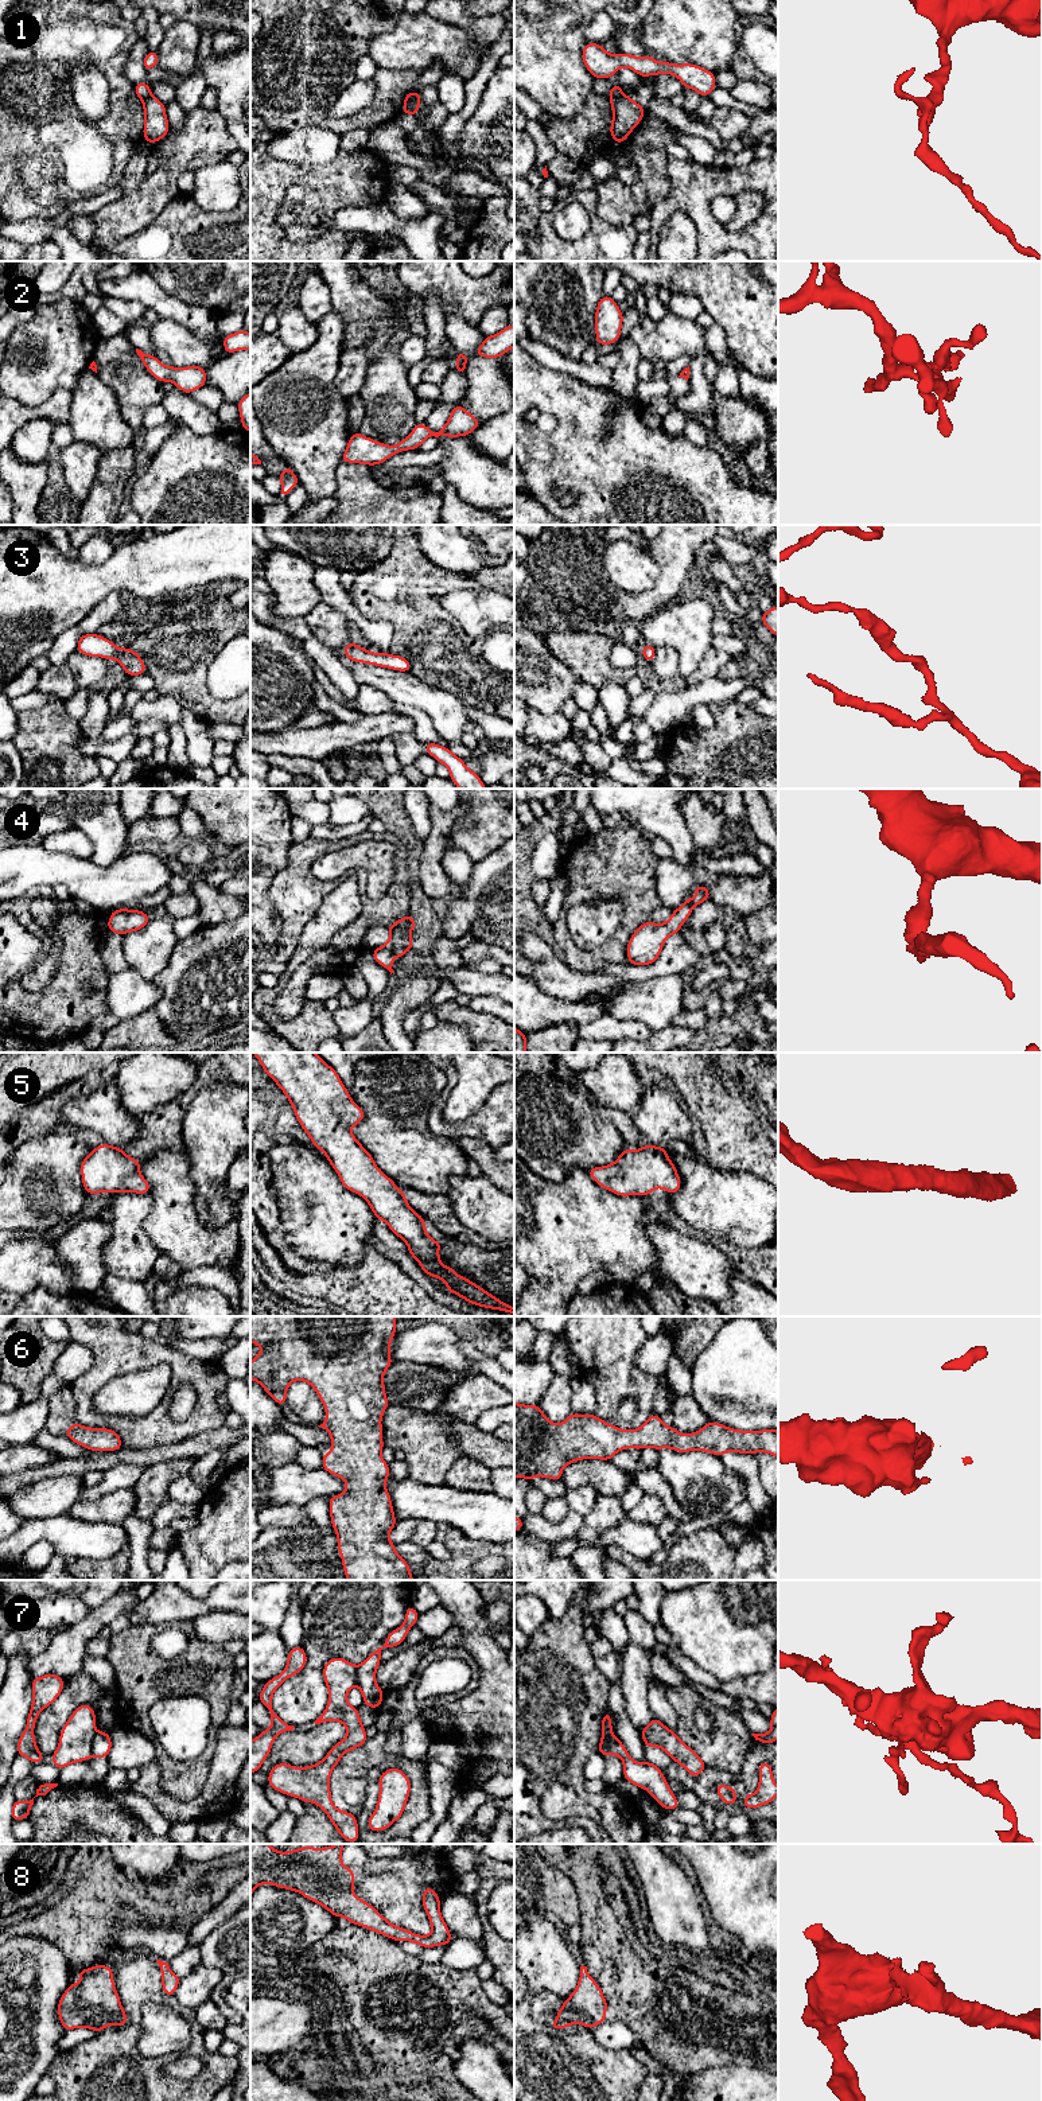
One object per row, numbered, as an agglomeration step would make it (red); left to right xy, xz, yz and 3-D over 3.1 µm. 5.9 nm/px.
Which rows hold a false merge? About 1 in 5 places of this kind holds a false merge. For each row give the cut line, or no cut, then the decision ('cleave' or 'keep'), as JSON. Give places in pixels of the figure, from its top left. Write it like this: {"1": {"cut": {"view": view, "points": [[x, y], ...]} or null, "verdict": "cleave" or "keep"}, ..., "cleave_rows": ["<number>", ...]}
{"1": {"cut": {"view": "yz", "points": [[623, 94], [610, 100]]}, "verdict": "cleave"}, "2": {"cut": null, "verdict": "keep"}, "3": {"cut": null, "verdict": "keep"}, "4": {"cut": null, "verdict": "keep"}, "5": {"cut": null, "verdict": "keep"}, "6": {"cut": null, "verdict": "keep"}, "7": {"cut": {"view": "xy", "points": [[94, 1730], [90, 1754]]}, "verdict": "cleave"}, "8": {"cut": null, "verdict": "keep"}, "cleave_rows": ["1", "7"]}

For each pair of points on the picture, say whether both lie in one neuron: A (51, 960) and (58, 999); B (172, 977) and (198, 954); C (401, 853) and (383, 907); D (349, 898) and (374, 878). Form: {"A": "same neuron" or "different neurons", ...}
{"A": "different neurons", "B": "same neuron", "C": "same neuron", "D": "different neurons"}

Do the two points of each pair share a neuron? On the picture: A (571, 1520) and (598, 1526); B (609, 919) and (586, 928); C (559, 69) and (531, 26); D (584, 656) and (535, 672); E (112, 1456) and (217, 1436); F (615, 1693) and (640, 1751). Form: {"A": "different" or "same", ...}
{"A": "different", "B": "same", "C": "same", "D": "different", "E": "same", "F": "same"}

